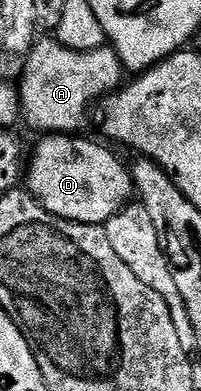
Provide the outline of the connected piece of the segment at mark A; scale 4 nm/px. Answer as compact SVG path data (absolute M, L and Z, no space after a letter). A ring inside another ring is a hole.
M47 35L36 40L31 52L26 54L23 65L23 78L17 81L17 88L22 109L22 120L40 129L43 135L75 135L87 121L87 112L91 104L102 102L103 98L116 92L124 84L125 70L119 54L110 47L94 49L93 51L73 51L65 47L54 36Z

